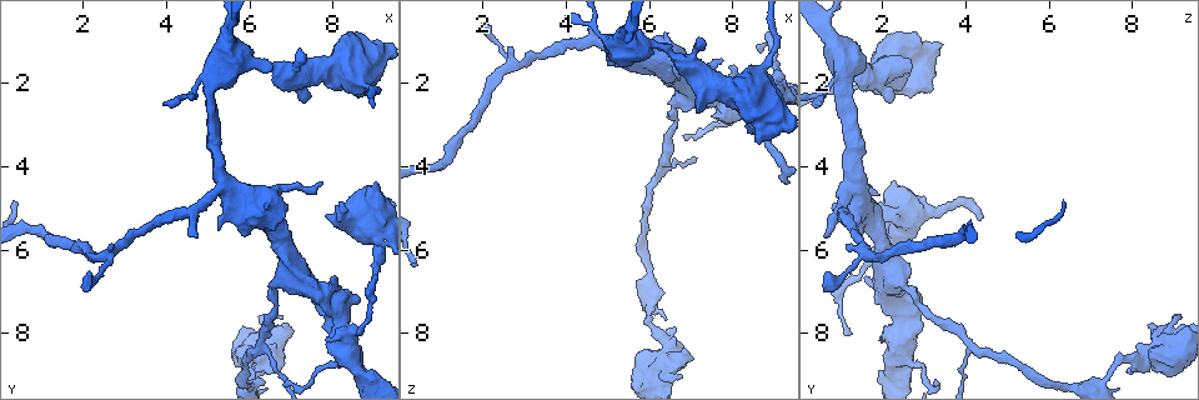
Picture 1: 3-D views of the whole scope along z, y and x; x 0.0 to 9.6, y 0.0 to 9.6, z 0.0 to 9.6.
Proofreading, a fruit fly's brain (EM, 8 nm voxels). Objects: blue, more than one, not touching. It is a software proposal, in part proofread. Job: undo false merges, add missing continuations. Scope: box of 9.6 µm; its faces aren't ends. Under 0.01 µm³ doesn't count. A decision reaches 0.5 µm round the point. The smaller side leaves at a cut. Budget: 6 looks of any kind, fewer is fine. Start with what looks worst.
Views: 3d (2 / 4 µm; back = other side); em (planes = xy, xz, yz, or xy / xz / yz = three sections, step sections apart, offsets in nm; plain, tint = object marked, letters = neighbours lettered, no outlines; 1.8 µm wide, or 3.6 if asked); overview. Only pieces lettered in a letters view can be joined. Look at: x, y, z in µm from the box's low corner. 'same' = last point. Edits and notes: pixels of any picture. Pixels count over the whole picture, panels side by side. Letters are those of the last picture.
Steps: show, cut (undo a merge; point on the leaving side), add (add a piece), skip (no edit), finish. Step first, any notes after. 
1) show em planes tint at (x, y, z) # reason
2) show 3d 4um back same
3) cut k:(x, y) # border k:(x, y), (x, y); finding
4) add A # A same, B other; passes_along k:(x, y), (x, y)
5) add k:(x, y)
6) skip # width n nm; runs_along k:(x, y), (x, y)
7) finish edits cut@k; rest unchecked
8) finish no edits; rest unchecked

show 3d 4um at (7.75, 4.35, 1.45) # branch stops here

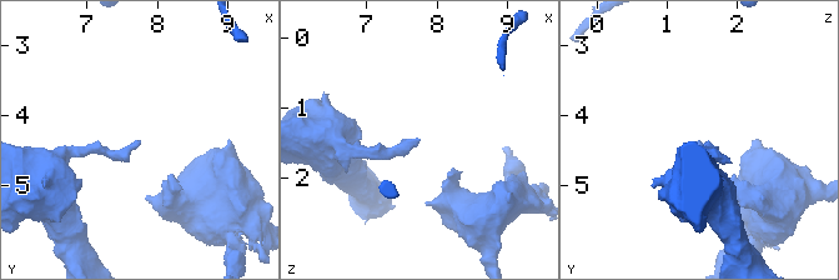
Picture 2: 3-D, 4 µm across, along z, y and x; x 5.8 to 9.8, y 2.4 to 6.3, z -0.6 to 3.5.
show em planes tint at (7.75, 4.35, 1.45) # shape alone is not enough

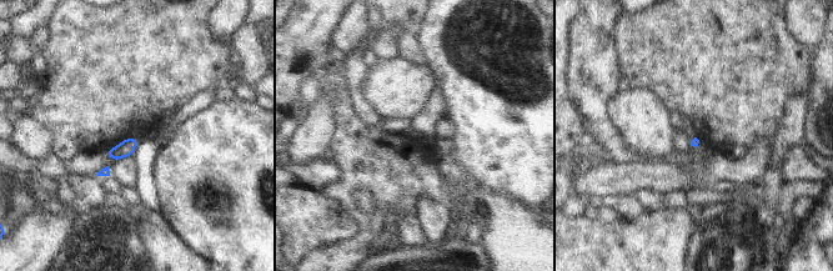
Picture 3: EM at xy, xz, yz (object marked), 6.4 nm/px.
show em planes letters same

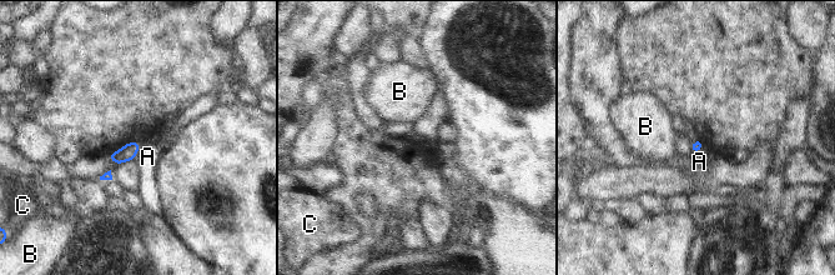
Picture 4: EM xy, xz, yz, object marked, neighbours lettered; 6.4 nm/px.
skip # A other, B other, C other; border 4:(141, 144), (132, 159); none of them fits

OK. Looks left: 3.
show 3d 2um at (5.25, 5.55, 1.40) # branch stops here

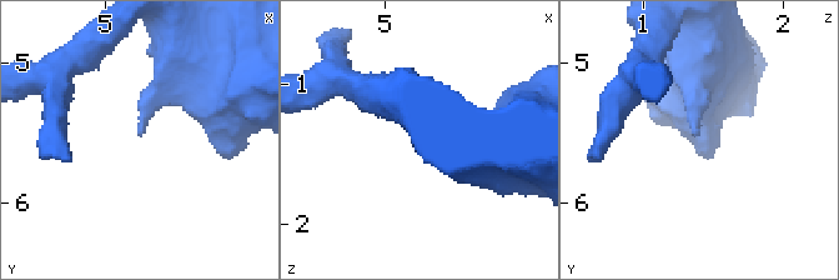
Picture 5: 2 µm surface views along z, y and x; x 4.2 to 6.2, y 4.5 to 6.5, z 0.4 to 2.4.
show em planes letters at (5.28, 5.50, 1.42) # now the EM

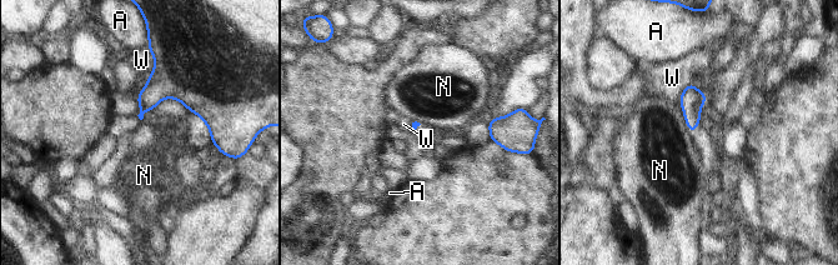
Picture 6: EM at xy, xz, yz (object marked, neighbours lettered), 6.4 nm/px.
skip # longest_contact N 240 nm; A other, N other, W other; none of them fits

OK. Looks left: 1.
finish no edits; rest unchecked

